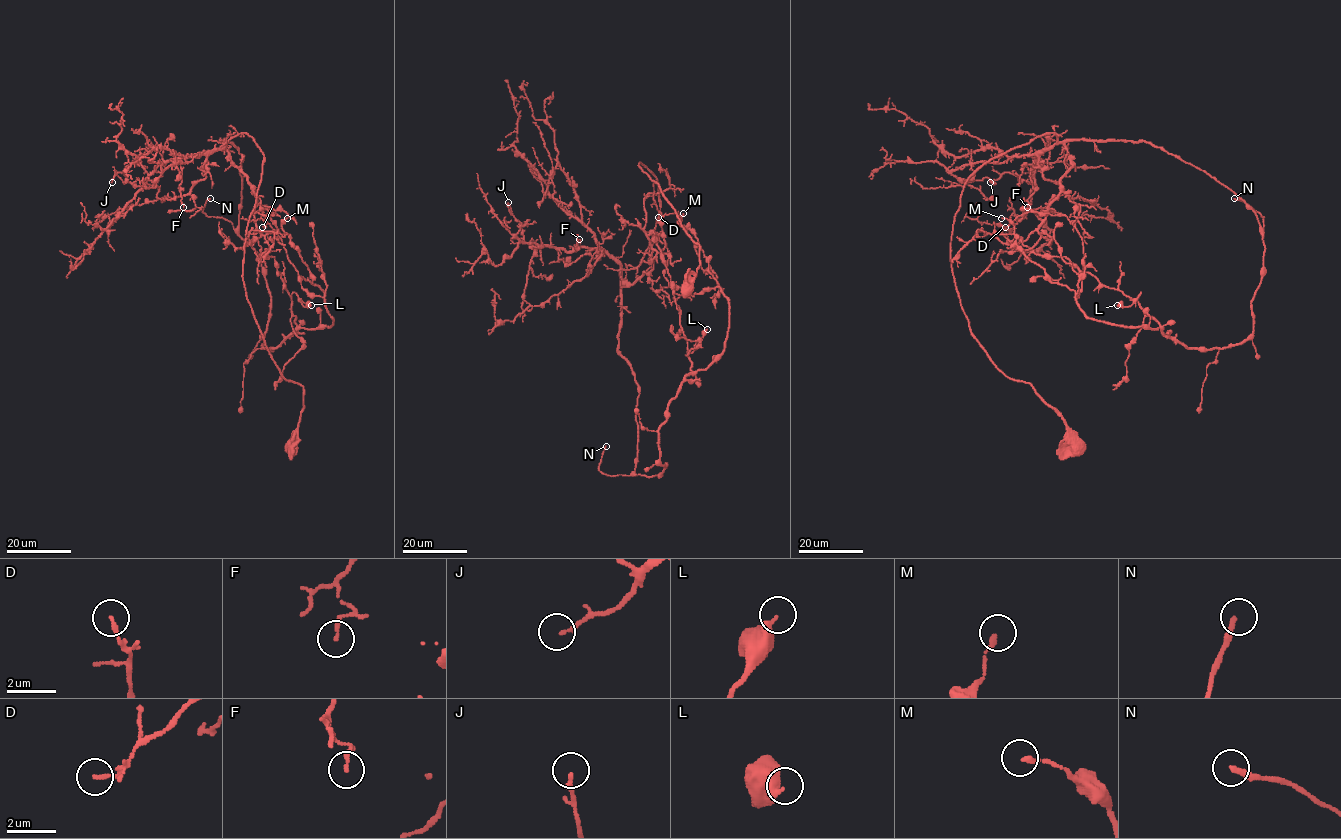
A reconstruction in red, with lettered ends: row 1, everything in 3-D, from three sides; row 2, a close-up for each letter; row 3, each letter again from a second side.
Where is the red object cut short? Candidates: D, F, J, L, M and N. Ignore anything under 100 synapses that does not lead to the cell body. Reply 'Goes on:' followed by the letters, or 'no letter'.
Goes on: N

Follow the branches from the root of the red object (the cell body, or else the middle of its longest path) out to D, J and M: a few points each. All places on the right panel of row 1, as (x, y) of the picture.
D: (1076, 446), (972, 334), (951, 258), (966, 181), (1054, 132), (1072, 165), (1059, 195), (1005, 227)
J: (1076, 446), (972, 334), (951, 258), (966, 181), (1057, 135), (1035, 155), (1034, 186), (1009, 173), (990, 182)
M: (1076, 446), (971, 331), (966, 181), (1054, 132), (1072, 166), (1022, 243), (1160, 326), (1089, 318), (1001, 218)

